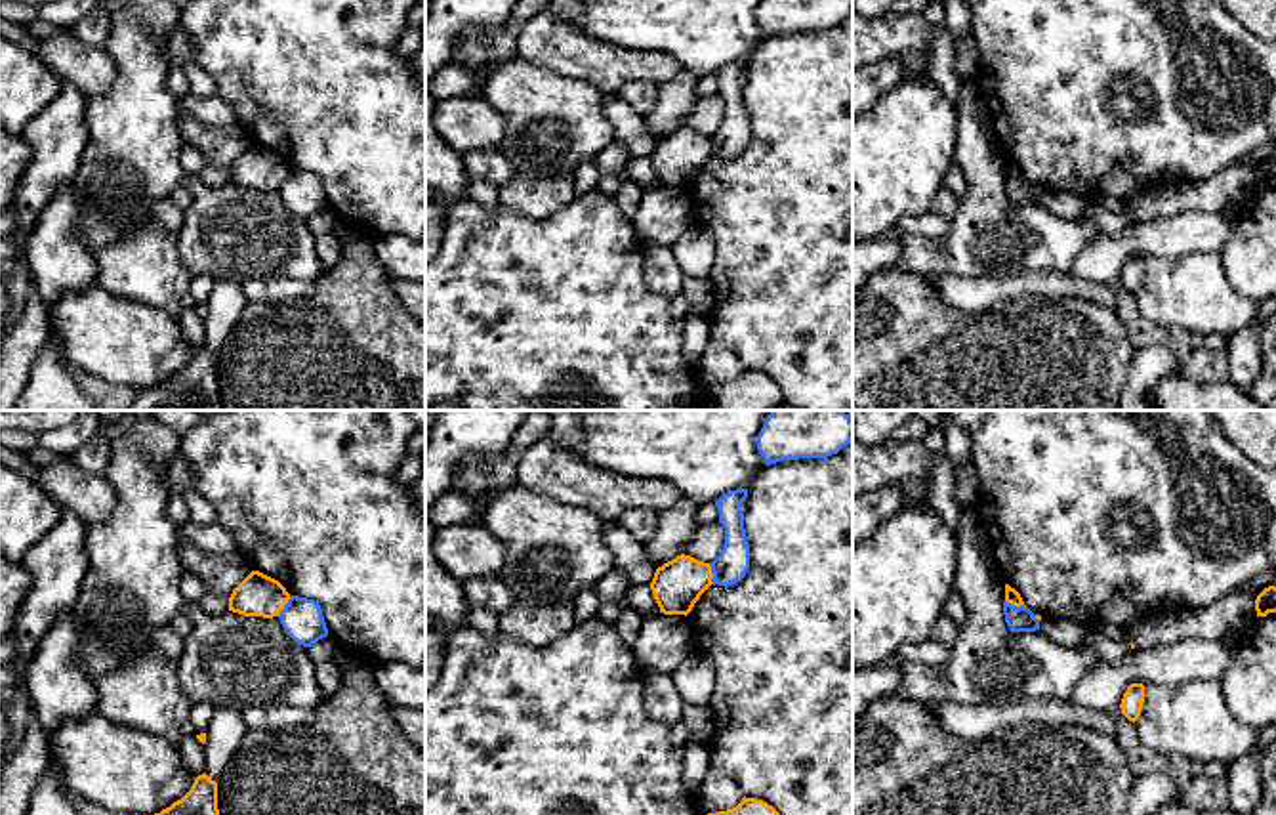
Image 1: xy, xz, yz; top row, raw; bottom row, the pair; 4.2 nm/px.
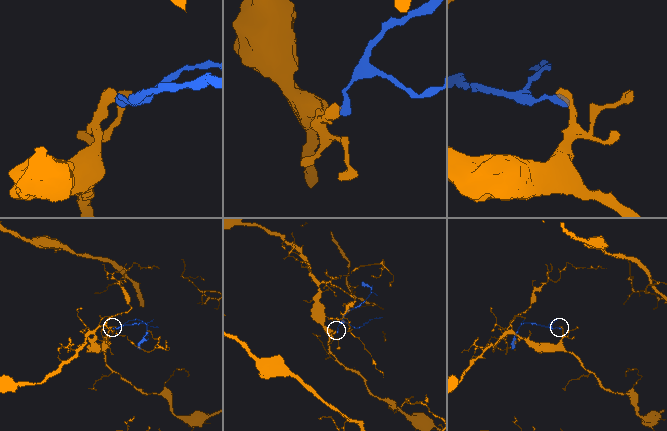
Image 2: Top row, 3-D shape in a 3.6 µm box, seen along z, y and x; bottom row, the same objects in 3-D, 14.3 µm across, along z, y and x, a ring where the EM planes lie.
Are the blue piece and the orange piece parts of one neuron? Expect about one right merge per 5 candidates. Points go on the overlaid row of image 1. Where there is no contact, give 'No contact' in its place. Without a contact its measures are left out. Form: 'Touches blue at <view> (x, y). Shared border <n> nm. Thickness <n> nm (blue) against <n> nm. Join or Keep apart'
Touches blue at xy (285, 606). Shared border 110 nm. Thickness 180 nm (blue) against 180 nm. Keep apart

